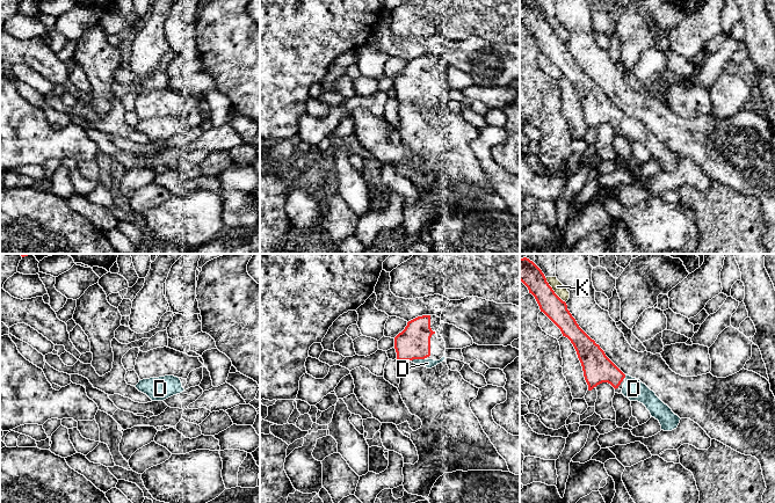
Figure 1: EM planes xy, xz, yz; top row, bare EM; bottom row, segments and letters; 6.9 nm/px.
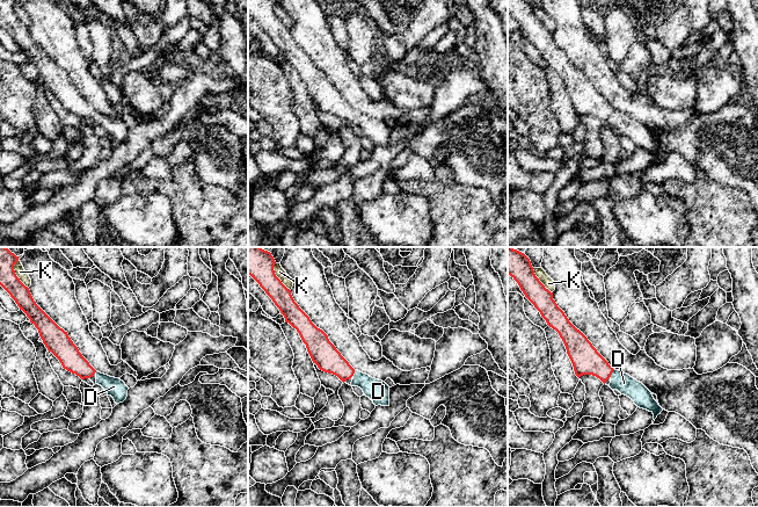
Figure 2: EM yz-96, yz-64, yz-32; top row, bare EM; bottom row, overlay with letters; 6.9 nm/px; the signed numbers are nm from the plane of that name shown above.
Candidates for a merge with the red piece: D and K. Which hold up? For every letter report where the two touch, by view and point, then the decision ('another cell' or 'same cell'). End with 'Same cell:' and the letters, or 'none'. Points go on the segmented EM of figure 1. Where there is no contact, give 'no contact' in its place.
D: xz (417, 358) | same cell
K: yz (552, 290) | another cell
Same cell: D

